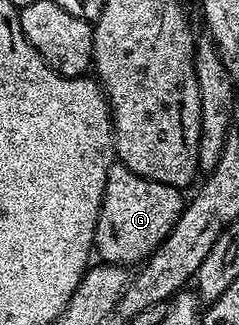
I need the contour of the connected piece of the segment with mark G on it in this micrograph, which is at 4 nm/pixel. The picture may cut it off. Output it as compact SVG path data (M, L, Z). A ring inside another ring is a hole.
M114 161L107 172L97 231L93 237L96 257L101 257L98 259L102 263L126 268L144 263L175 228L183 209L181 194L182 191L176 186L147 180L131 172L122 162Z

